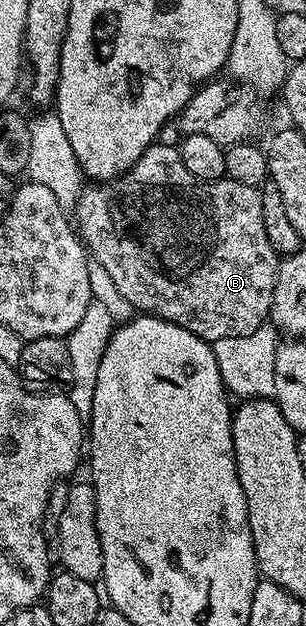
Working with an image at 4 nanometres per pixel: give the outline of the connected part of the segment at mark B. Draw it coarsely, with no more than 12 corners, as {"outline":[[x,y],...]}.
{"outline":[[155,144],[78,198],[116,292],[205,342],[268,322],[262,191]]}

